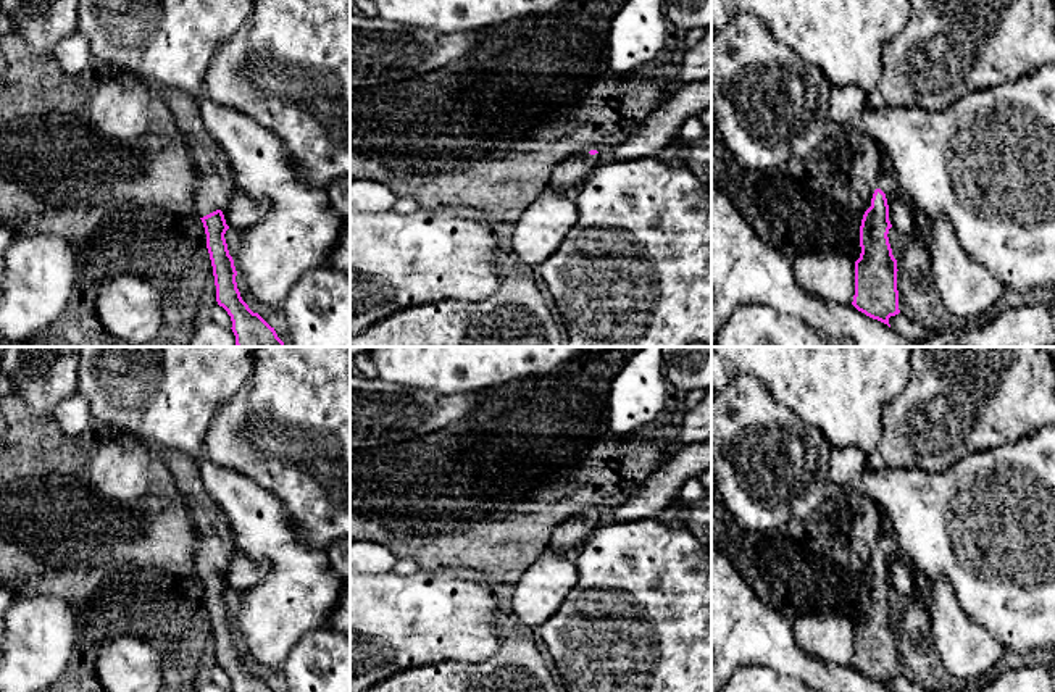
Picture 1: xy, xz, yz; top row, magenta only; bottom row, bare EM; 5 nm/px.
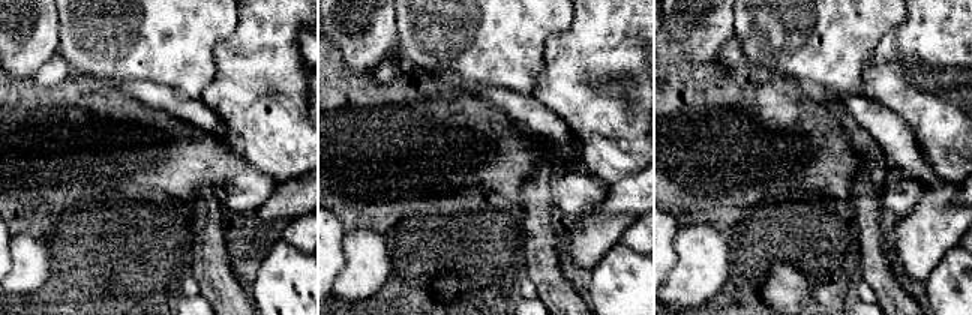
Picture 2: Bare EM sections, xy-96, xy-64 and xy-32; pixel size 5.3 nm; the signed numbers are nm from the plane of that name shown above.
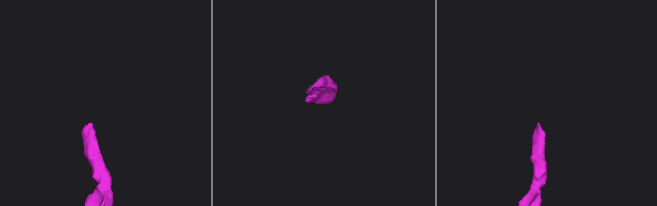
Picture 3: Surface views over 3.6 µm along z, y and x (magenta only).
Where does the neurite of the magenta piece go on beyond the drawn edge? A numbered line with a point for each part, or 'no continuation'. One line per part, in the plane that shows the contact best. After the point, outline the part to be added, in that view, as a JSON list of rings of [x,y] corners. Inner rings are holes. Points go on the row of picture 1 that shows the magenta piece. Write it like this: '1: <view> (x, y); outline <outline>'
1: xy (213, 186); outline [[[174,87],[165,89],[165,103],[171,110],[197,166],[194,184],[195,208],[197,215],[203,218],[216,210],[223,210],[236,194],[232,171],[224,153],[200,119],[200,98]]]

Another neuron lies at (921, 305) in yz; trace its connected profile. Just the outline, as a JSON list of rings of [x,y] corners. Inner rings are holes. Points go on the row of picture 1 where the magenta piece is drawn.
[[[897,271],[899,310],[911,323],[926,327],[953,326],[936,287],[924,287],[915,277]]]

